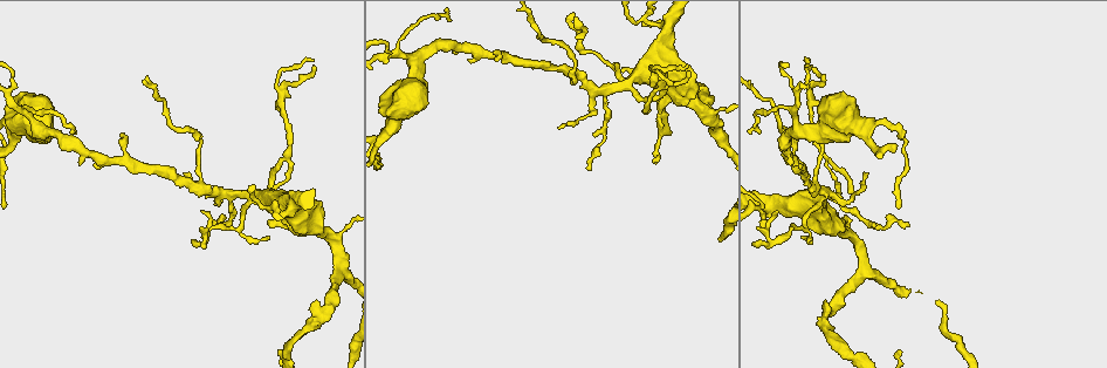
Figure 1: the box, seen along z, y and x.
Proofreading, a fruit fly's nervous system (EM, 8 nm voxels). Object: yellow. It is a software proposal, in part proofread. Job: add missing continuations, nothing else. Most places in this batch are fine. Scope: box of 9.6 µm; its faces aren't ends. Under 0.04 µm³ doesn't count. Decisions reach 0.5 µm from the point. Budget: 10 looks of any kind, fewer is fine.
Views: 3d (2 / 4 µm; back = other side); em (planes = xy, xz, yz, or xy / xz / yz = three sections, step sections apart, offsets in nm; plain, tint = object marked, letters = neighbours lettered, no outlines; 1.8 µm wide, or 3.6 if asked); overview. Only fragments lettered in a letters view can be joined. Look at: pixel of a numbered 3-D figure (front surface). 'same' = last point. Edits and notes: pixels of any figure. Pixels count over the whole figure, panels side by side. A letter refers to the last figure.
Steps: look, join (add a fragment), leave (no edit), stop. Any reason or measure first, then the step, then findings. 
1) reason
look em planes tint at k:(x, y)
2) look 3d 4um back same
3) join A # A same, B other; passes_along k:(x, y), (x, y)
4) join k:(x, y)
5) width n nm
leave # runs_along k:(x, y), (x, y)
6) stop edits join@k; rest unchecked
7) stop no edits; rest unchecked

branch stops here
look 3d 2um at 1:(286, 228)

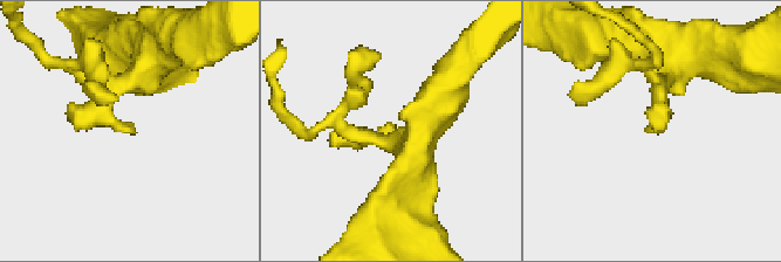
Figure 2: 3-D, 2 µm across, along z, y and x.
need the tissue
look em yz step 4 letters at 2:(131, 128)

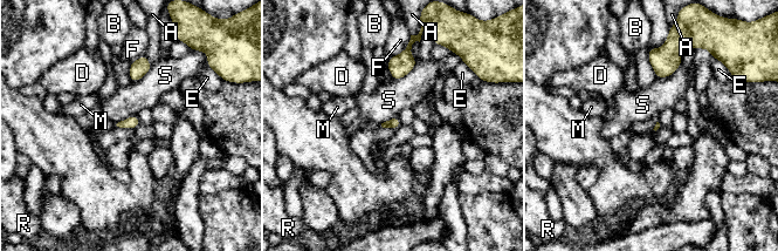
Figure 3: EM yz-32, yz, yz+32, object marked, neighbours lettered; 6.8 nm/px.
longest_contact S 240 nm
leave # A other, B other, D other, E other, F other, M other, R other, S other; border 3:(418, 60), (407, 74), (392, 80); none of them fits

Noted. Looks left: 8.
free end
look em yz step 16 tint at 1:(495, 59)

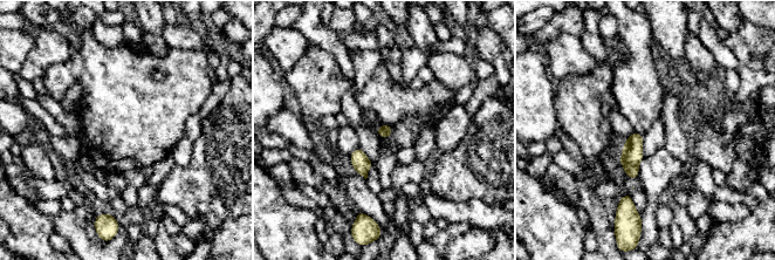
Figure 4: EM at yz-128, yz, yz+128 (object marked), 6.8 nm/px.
another direction
look em planes letters same

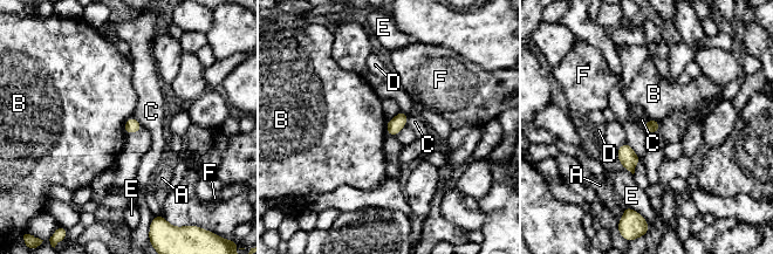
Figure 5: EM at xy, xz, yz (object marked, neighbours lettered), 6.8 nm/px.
leave # A other, B other, C other, D other, E other, F other; border 5:(131, 115), (125, 121), (124, 134); no lettered fragment goes on from it

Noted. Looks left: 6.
sharp bend
look em planes letters at 1:(797, 94)

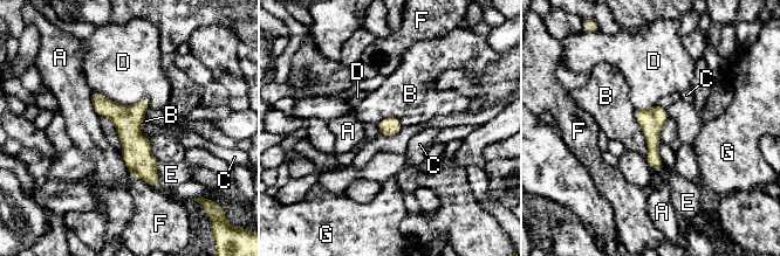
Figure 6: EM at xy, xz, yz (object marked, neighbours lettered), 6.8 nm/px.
leave # A other, B other, C other, D other, E other, F other, G other; border 6:(635, 108), (645, 139), (645, 157); none of them fits

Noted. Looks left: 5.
branch stops here
look em xy step 4 letters at 1:(850, 192)

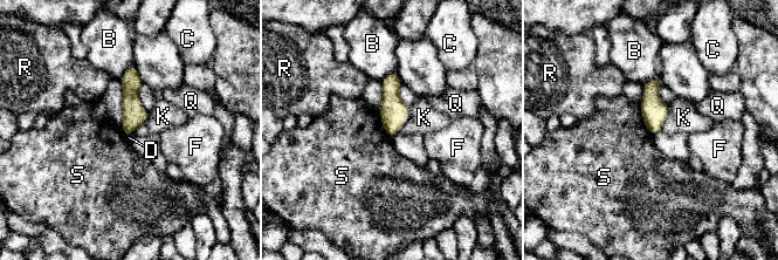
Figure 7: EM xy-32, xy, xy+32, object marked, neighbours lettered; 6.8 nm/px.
another direction
look em planes letters same

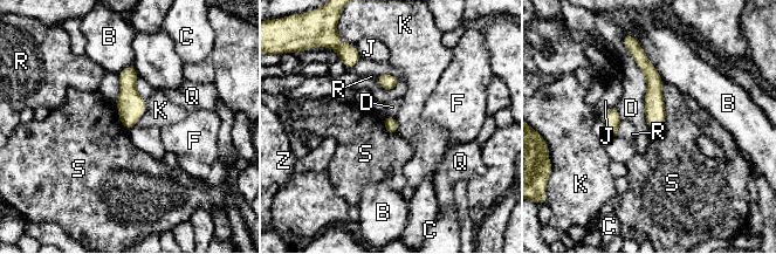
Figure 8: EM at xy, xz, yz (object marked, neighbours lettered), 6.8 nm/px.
leave # B other, C other, D other, F other, J other, K other, Q other, R other, S other, Z other; border 8:(146, 101), (146, 108), (136, 124); no lettered fragment goes on from it

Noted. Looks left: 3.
stop no edits; rest unchecked

